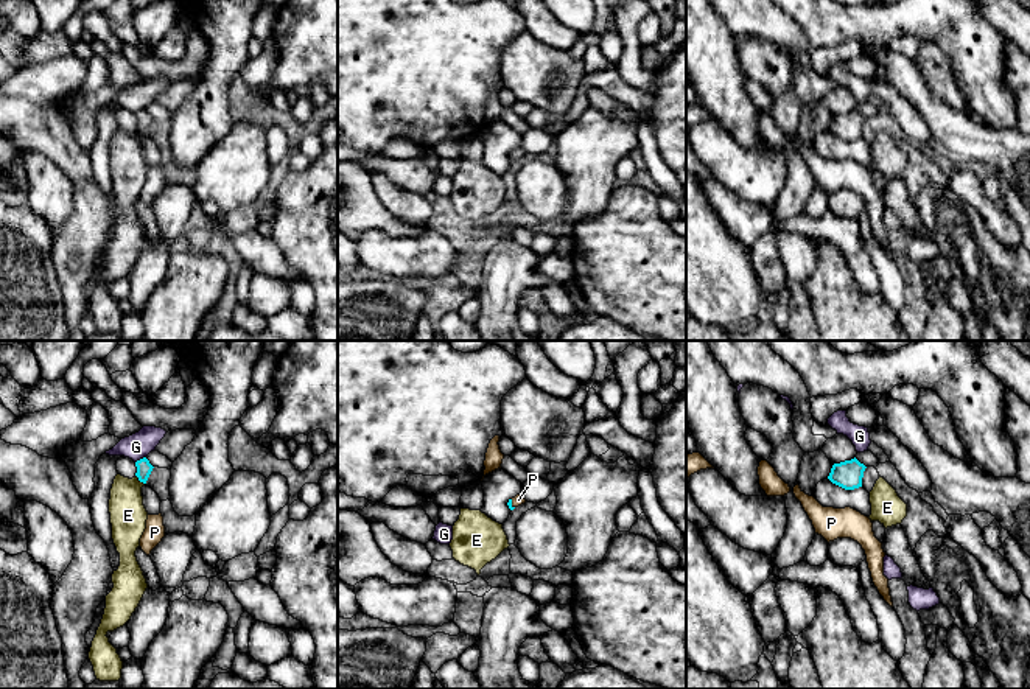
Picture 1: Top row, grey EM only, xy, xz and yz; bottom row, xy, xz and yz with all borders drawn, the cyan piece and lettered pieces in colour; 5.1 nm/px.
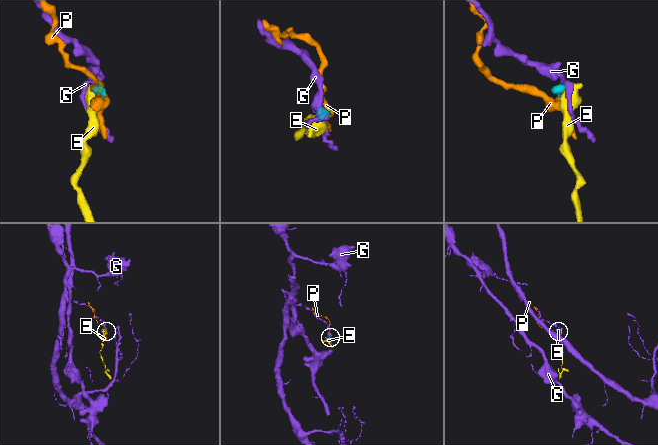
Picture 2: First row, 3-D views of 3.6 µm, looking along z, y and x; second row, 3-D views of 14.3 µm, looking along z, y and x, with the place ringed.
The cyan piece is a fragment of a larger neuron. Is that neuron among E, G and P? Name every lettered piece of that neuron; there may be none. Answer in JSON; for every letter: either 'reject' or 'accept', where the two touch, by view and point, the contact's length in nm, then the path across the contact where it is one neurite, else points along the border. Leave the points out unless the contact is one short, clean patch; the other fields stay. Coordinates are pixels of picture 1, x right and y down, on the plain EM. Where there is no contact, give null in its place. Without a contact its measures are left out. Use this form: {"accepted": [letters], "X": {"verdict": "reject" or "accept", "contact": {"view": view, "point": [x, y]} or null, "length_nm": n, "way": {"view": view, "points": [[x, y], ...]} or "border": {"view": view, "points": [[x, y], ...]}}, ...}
{"accepted": ["P"], "E": {"verdict": "reject", "contact": {"view": "xy", "point": [139, 131]}, "length_nm": 70, "border": {"view": "xy", "points": [[136, 126], [143, 136]]}}, "G": {"verdict": "reject", "contact": {"view": "xy", "point": [140, 111]}, "length_nm": 70, "border": {"view": "xy", "points": [[145, 108], [136, 114]]}}, "P": {"verdict": "accept", "contact": {"view": "xz", "point": [511, 156]}, "length_nm": 50, "way": {"view": "xz", "points": [[509, 154], [511, 156], [518, 151]]}}}

